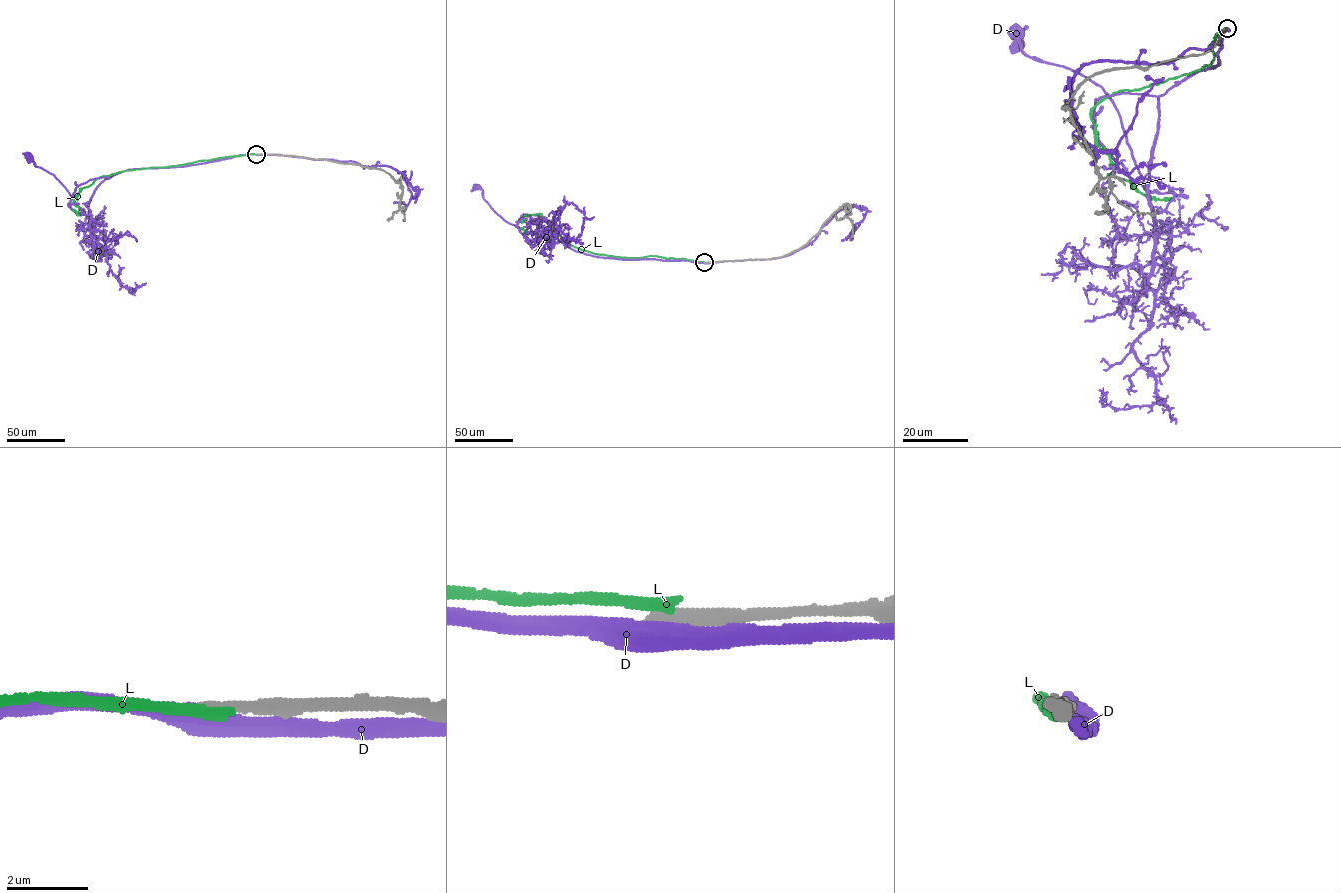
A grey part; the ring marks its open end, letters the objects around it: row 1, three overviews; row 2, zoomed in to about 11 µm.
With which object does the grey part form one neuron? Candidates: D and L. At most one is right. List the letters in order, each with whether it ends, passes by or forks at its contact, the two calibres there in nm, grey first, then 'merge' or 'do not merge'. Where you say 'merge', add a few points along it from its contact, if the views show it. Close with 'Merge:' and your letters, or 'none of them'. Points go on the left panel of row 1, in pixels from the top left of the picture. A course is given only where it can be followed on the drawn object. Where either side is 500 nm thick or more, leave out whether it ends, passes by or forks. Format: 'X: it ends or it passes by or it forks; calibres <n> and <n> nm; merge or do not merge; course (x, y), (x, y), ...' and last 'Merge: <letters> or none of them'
D: it passes by; calibres 440 and 440 nm; do not merge
L: it ends; calibres 360 and 320 nm; do not merge
Merge: none of them

